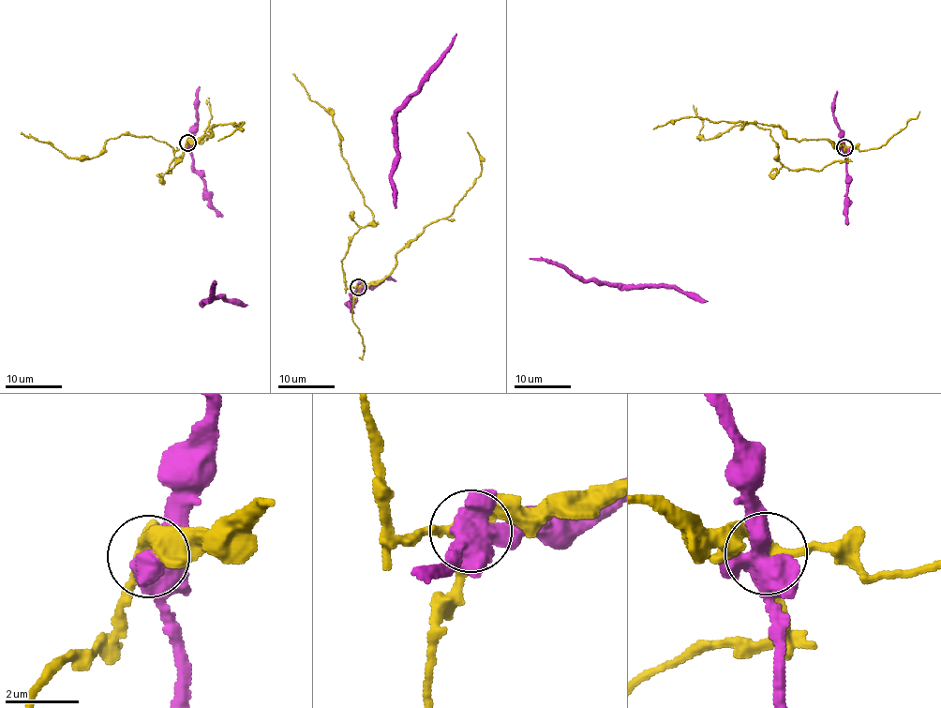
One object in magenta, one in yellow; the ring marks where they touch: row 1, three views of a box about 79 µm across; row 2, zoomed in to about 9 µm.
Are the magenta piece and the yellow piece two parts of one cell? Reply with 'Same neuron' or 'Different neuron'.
Different neuron

